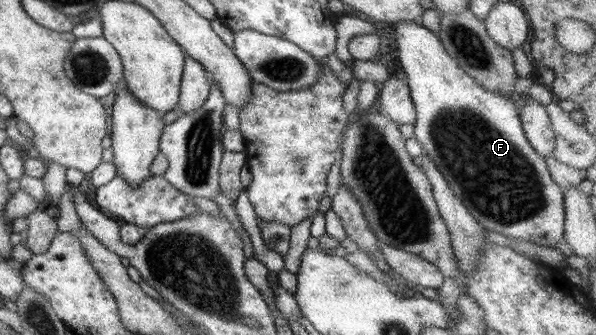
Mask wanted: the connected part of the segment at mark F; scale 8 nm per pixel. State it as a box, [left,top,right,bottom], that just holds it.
[391,20,564,246]

